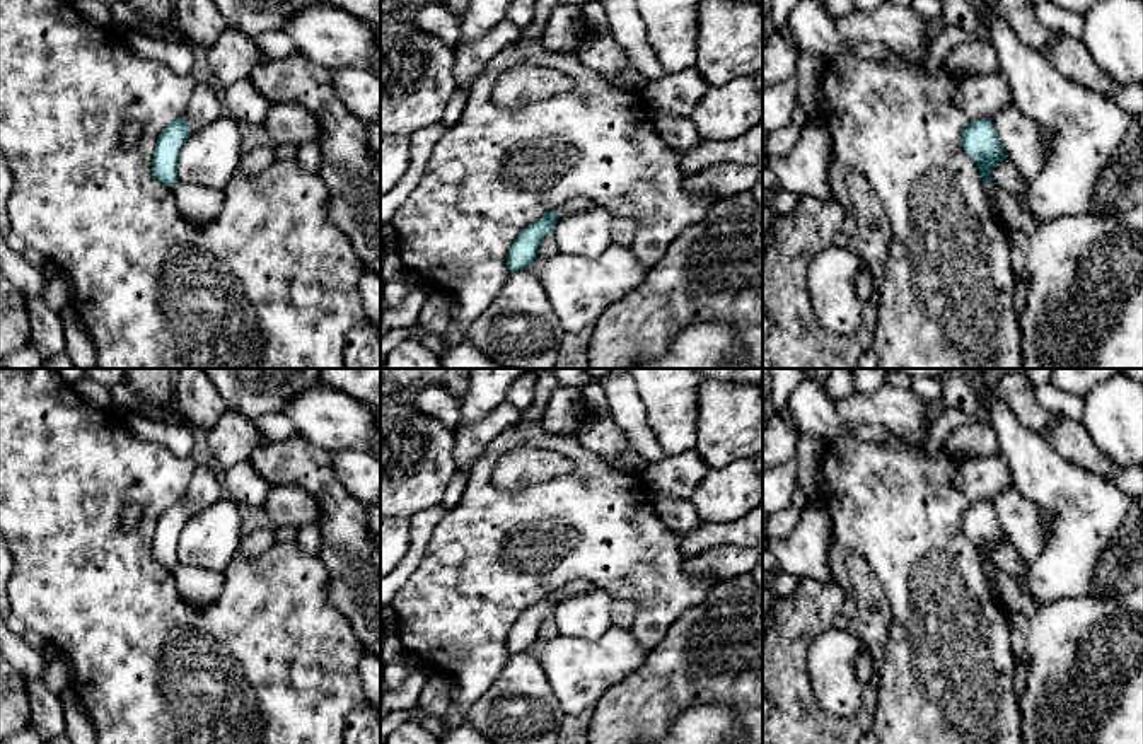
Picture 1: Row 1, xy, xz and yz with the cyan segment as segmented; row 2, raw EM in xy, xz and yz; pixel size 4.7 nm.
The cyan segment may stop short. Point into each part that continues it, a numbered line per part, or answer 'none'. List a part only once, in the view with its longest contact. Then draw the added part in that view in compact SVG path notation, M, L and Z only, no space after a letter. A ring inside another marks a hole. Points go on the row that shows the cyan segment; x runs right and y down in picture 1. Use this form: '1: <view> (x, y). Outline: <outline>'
none

